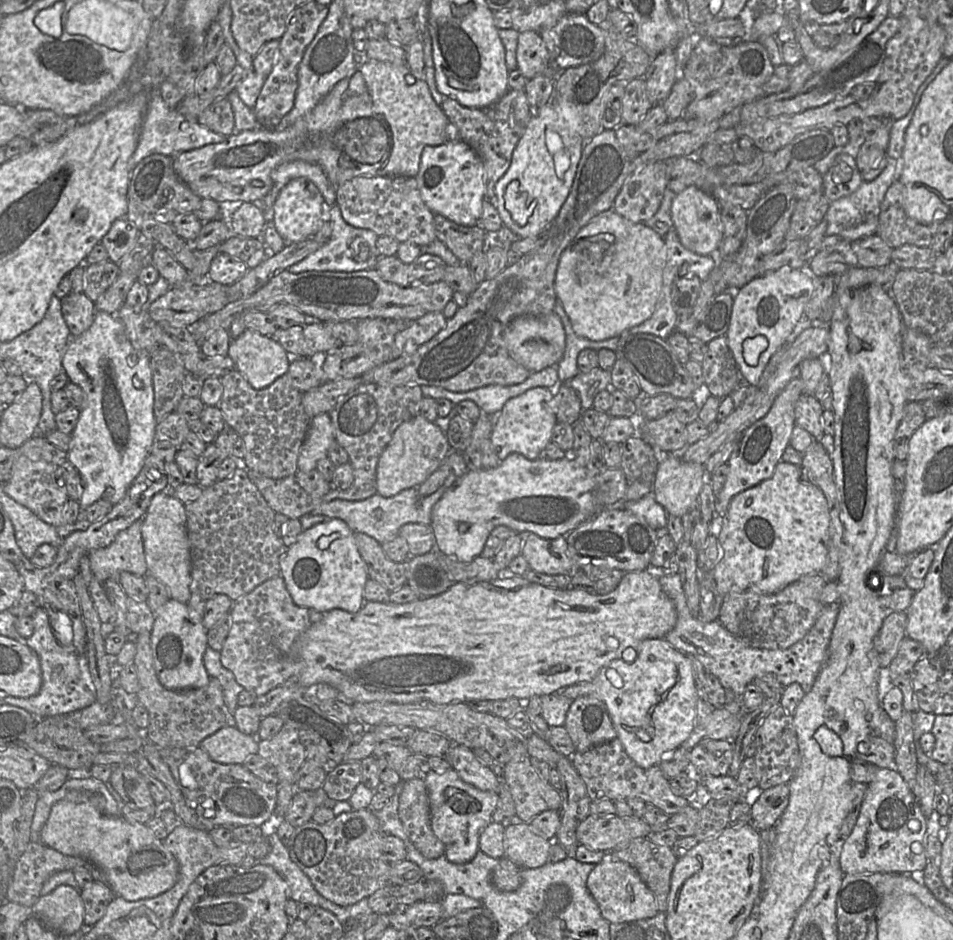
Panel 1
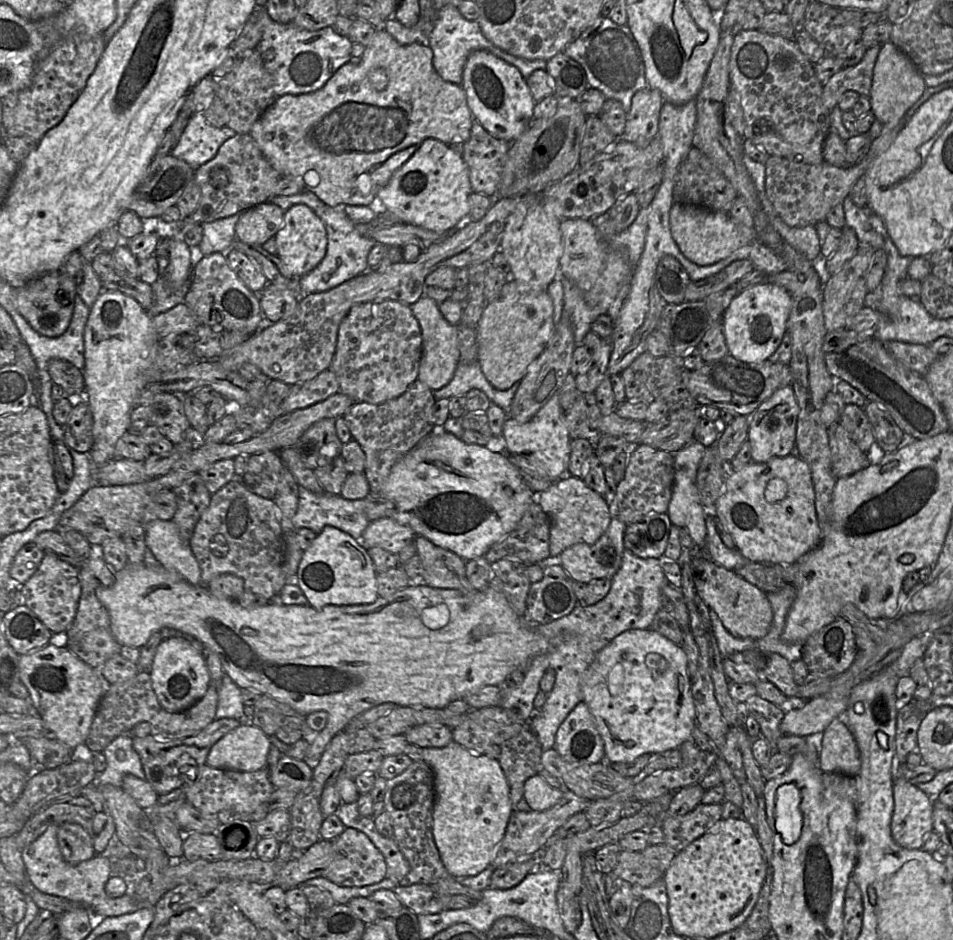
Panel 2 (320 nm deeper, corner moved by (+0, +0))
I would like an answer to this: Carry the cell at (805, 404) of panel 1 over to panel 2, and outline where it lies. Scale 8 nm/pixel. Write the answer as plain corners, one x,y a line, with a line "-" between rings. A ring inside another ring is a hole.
840,422
830,425
827,432
836,478
852,475
870,465
867,454
860,450

